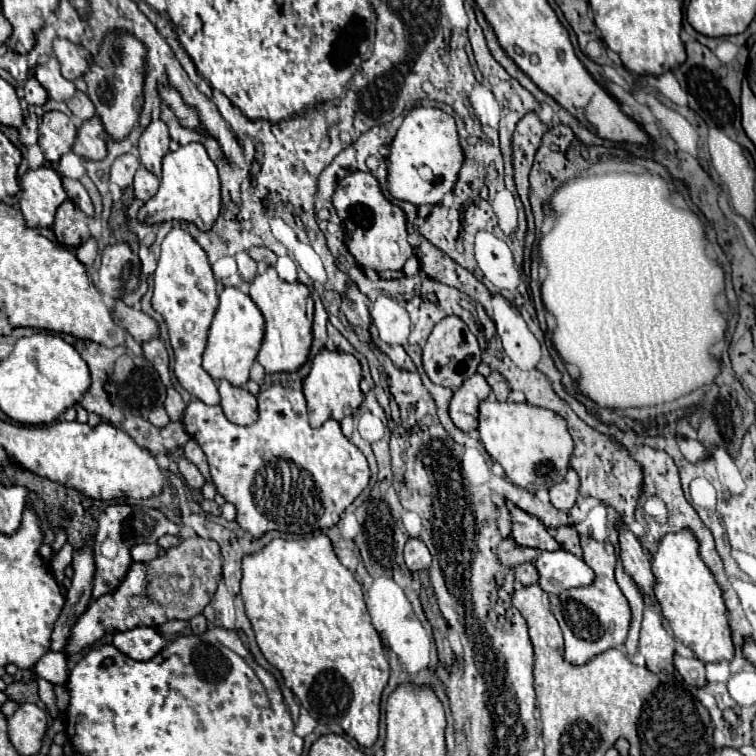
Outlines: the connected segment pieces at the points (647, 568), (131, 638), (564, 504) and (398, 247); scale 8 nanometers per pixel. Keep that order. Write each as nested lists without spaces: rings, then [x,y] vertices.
[[[621,521],[615,523],[617,533],[619,533],[619,549],[621,549],[621,561],[625,567],[625,573],[633,579],[633,583],[641,585],[645,595],[653,597],[653,573],[651,573],[651,563],[645,555],[645,551],[641,549],[639,539],[629,531],[629,527]]]
[[[133,627],[115,633],[113,645],[135,661],[149,661],[165,647],[165,637],[153,627]]]
[[[569,469],[565,479],[549,489],[549,497],[551,497],[553,507],[571,509],[577,501],[577,489],[579,489],[579,477],[573,469]]]
[[[353,171],[343,177],[333,193],[333,207],[347,233],[345,247],[361,267],[377,273],[403,269],[405,261],[413,255],[413,247],[407,243],[405,213],[383,197],[377,179],[371,173]]]

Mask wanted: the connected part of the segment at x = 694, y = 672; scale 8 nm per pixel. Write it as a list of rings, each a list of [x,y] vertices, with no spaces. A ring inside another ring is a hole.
[[[675,655],[673,657],[673,665],[677,669],[677,673],[683,677],[683,681],[687,685],[693,685],[693,687],[703,687],[707,681],[705,681],[705,665],[701,661],[697,661],[695,657],[681,657],[681,655]]]

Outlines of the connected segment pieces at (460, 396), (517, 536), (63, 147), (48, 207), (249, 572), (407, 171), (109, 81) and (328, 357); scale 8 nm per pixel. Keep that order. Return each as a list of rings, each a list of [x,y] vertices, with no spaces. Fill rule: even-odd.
[[[479,373],[469,377],[461,385],[461,389],[453,393],[449,415],[457,429],[461,429],[463,433],[471,433],[477,429],[477,413],[479,413],[477,409],[479,409],[479,403],[489,397],[489,393],[491,389],[485,377],[481,377]]]
[[[505,501],[505,507],[511,515],[511,539],[521,547],[533,547],[541,551],[557,551],[559,545],[553,541],[553,535],[541,525],[541,521],[525,511],[521,511],[511,501]]]
[[[49,111],[39,123],[39,145],[47,161],[57,163],[61,155],[71,151],[77,129],[73,121],[61,111]]]
[[[51,167],[31,169],[21,177],[19,207],[27,227],[51,227],[57,207],[65,199],[61,177]]]
[[[327,535],[313,539],[273,539],[259,553],[242,560],[241,595],[257,645],[265,659],[277,667],[285,685],[299,697],[301,707],[319,723],[337,723],[359,745],[371,747],[379,733],[379,703],[389,679],[389,663],[379,633],[373,629],[361,585],[335,557]]]
[[[415,107],[405,115],[389,149],[387,157],[389,193],[395,199],[409,201],[413,205],[437,205],[443,201],[445,193],[449,193],[455,187],[461,165],[463,165],[463,151],[457,139],[455,119],[443,113],[441,109]],[[421,165],[427,165],[433,171],[431,181],[419,175]]]
[[[107,35],[103,39],[101,51],[95,57],[91,69],[85,73],[87,83],[87,95],[95,105],[95,111],[107,131],[107,135],[113,141],[123,141],[133,125],[137,123],[137,117],[143,107],[143,57],[145,47],[141,41],[137,41],[131,35]]]
[[[327,349],[319,351],[311,363],[307,379],[303,381],[303,393],[307,399],[311,427],[321,427],[327,419],[341,421],[343,417],[353,415],[363,401],[359,381],[361,381],[361,365],[353,355],[341,351],[331,353]]]

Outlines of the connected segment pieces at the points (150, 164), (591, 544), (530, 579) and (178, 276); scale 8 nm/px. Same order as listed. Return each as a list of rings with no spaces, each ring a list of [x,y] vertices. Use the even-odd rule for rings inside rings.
[[[161,119],[151,121],[139,139],[141,165],[157,177],[161,177],[161,161],[169,153],[169,143],[169,129]]]
[[[581,537],[581,547],[583,547],[583,561],[593,569],[595,579],[587,587],[577,587],[577,589],[567,589],[563,595],[559,595],[561,603],[559,607],[553,609],[555,619],[559,621],[559,627],[563,631],[565,639],[565,661],[571,665],[585,665],[589,663],[595,655],[623,645],[629,623],[631,623],[631,609],[627,599],[623,597],[621,589],[615,583],[613,569],[615,569],[615,549],[609,541],[595,541],[591,537]]]
[[[525,563],[525,565],[519,565],[515,569],[515,581],[523,587],[529,587],[529,585],[535,585],[537,583],[537,571],[533,569],[531,563]]]
[[[173,227],[167,237],[161,243],[161,257],[157,261],[157,269],[153,273],[153,309],[159,311],[165,319],[169,341],[175,353],[175,365],[173,373],[181,387],[189,391],[189,395],[197,397],[199,401],[207,405],[219,403],[219,391],[213,383],[213,379],[205,373],[201,367],[201,355],[207,345],[207,329],[211,325],[211,319],[215,315],[219,297],[215,291],[215,279],[213,271],[207,263],[205,251],[179,227]]]

